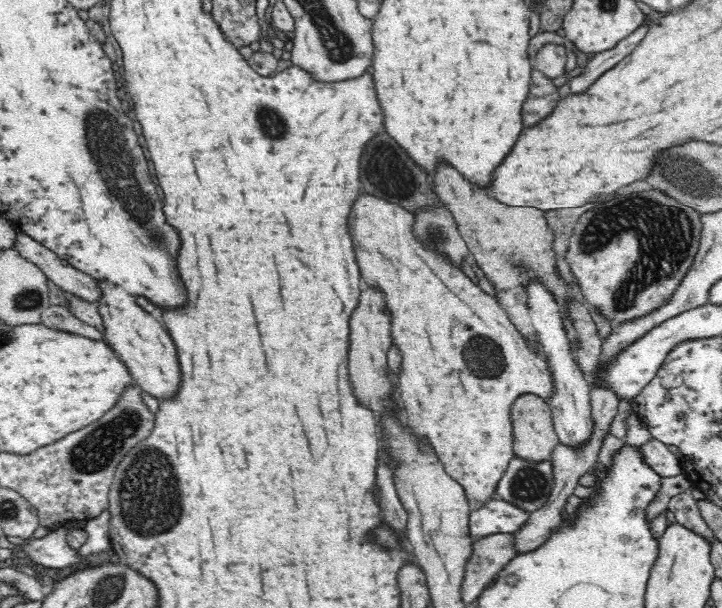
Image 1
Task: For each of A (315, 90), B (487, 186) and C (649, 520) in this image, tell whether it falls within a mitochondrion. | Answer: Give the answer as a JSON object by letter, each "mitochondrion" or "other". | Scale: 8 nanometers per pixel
{"A":"other","B":"other","C":"other"}

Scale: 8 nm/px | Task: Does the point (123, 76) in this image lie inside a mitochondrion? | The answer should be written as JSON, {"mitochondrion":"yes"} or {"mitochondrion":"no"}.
{"mitochondrion":"no"}

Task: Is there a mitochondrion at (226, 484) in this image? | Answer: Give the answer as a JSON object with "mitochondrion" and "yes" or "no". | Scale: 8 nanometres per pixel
{"mitochondrion":"no"}

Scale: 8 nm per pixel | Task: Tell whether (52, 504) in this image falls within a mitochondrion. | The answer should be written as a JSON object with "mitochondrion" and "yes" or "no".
{"mitochondrion":"no"}

